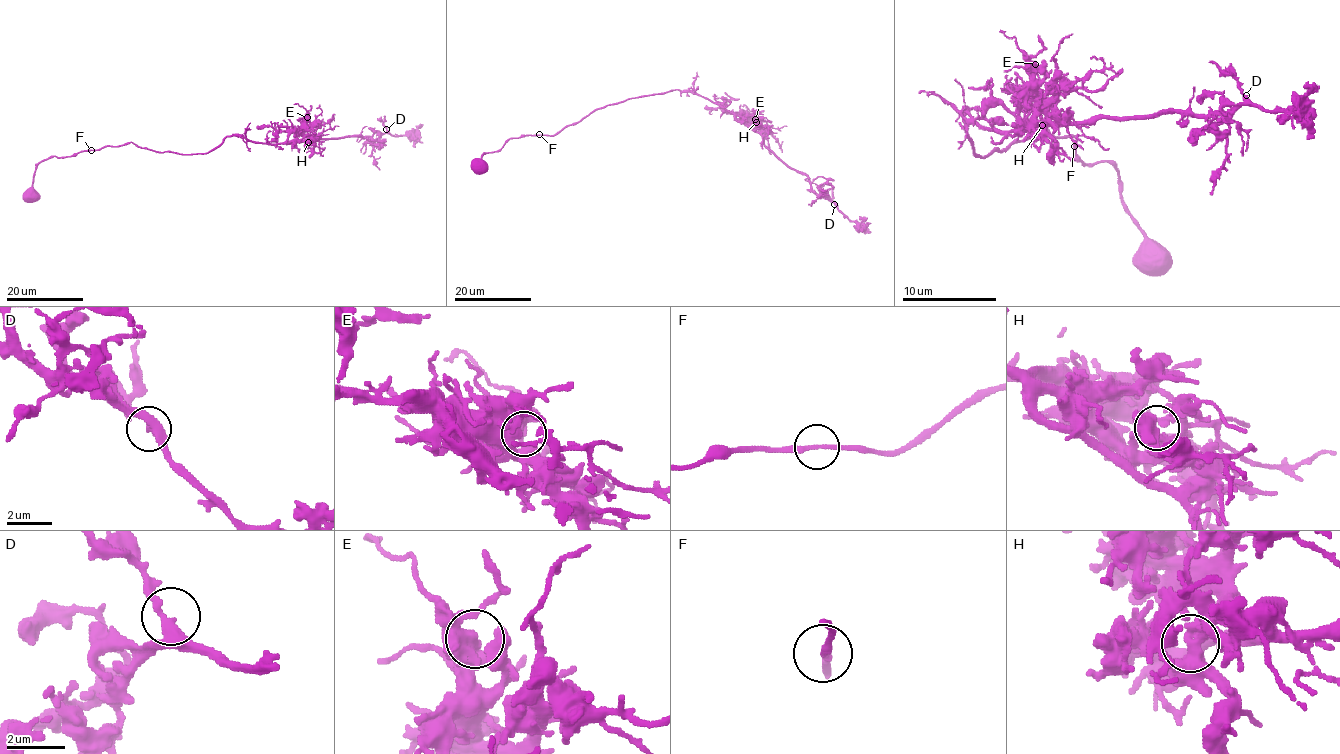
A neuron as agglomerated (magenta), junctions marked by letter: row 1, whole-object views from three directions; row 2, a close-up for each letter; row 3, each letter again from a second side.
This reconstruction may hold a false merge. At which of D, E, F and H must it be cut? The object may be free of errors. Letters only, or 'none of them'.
none of them

